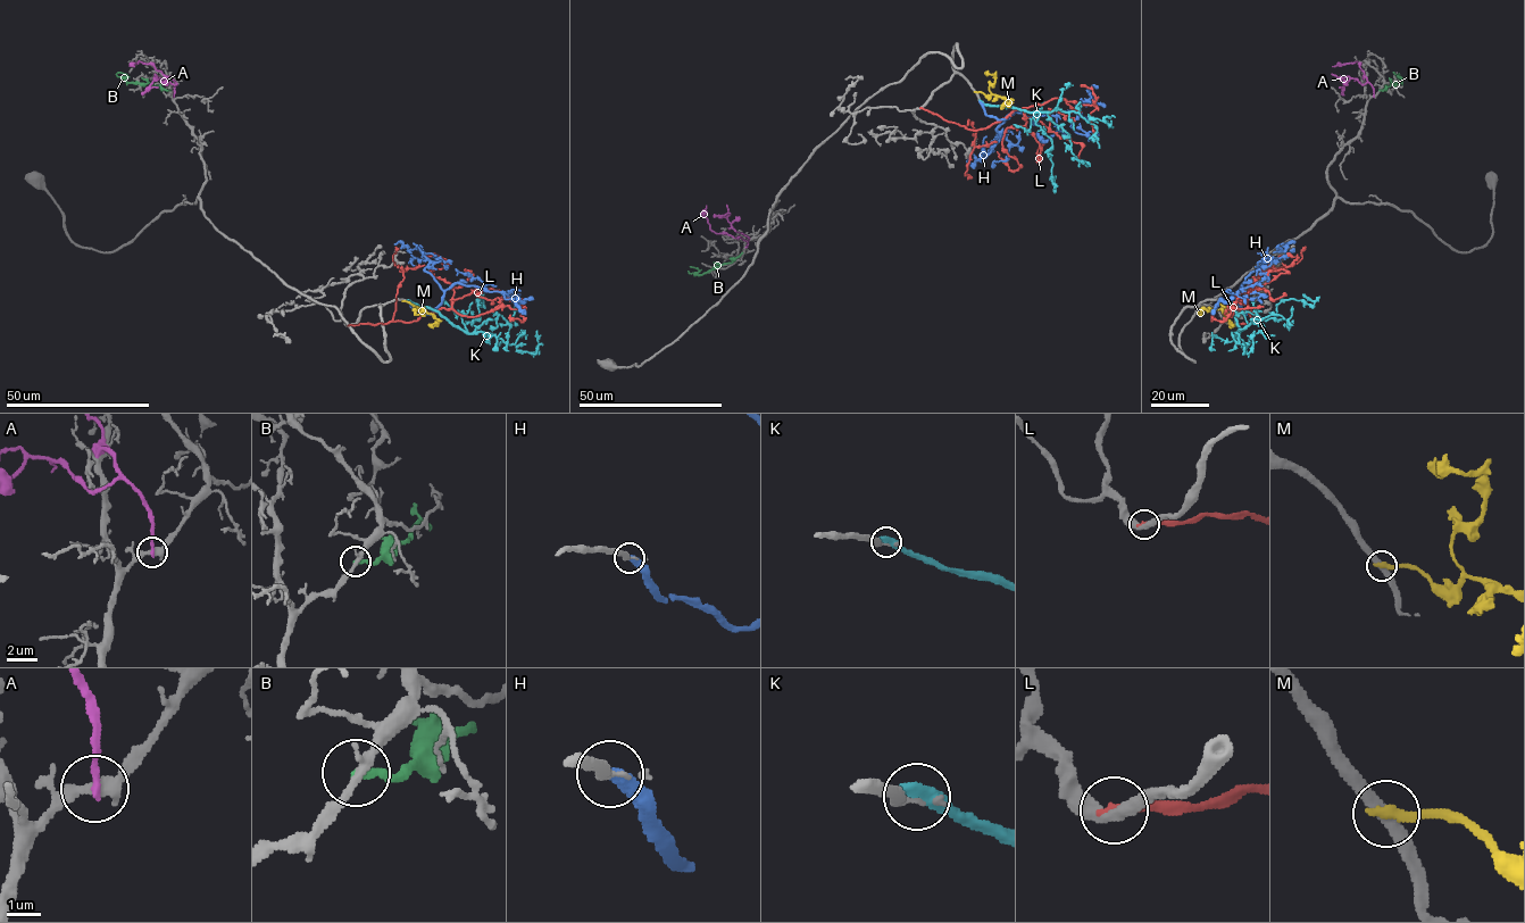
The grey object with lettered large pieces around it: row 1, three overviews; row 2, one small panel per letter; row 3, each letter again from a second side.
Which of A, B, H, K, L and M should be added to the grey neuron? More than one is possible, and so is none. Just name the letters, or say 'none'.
H

